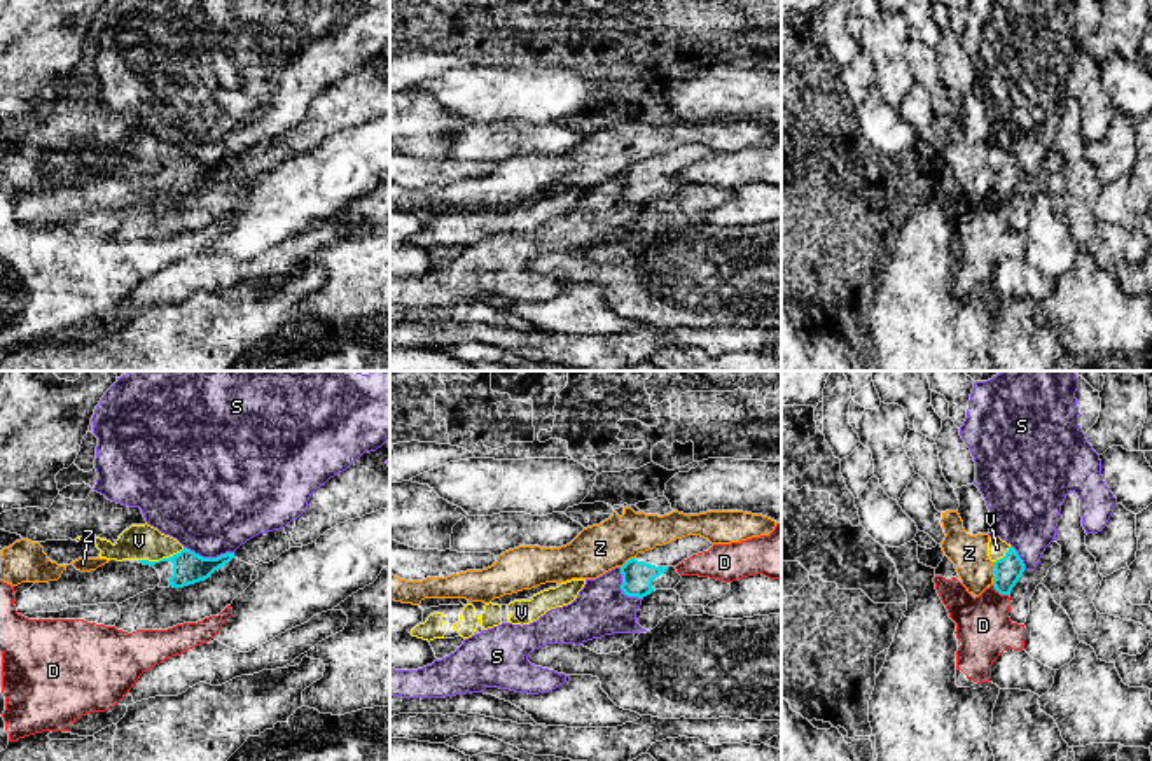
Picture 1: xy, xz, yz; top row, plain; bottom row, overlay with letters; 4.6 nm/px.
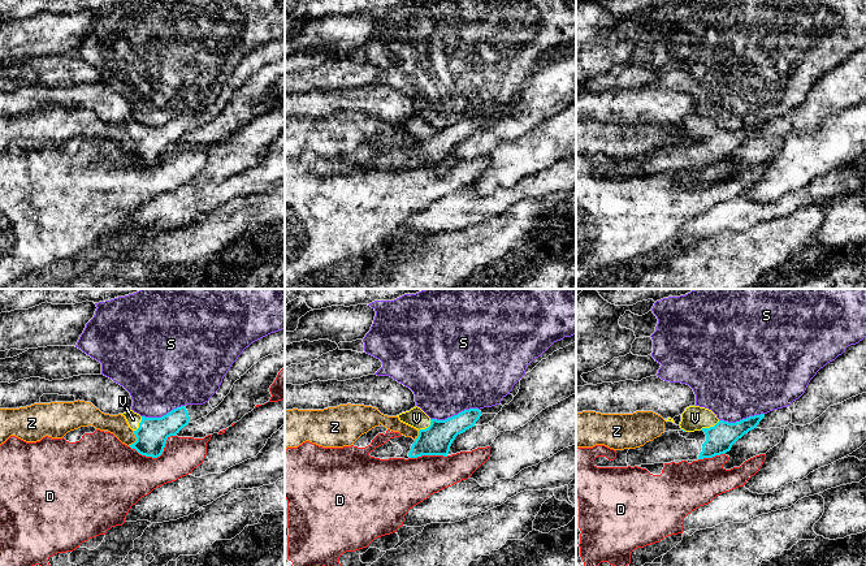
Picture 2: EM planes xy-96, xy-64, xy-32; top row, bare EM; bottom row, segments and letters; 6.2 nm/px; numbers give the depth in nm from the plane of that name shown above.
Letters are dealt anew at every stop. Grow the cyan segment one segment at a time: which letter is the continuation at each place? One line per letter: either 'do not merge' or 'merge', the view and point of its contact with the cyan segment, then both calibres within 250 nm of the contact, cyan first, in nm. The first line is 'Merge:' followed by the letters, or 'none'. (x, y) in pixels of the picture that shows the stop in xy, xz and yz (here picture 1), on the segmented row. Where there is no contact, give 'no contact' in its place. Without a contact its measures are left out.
Merge: V
D: do not merge | yz (1000, 593) | 130/260 nm
S: do not merge | xy (208, 558) | 140/460 nm
V: merge | xy (163, 558) | 140/160 nm
Z: do not merge | yz (995, 572) | 130/170 nm

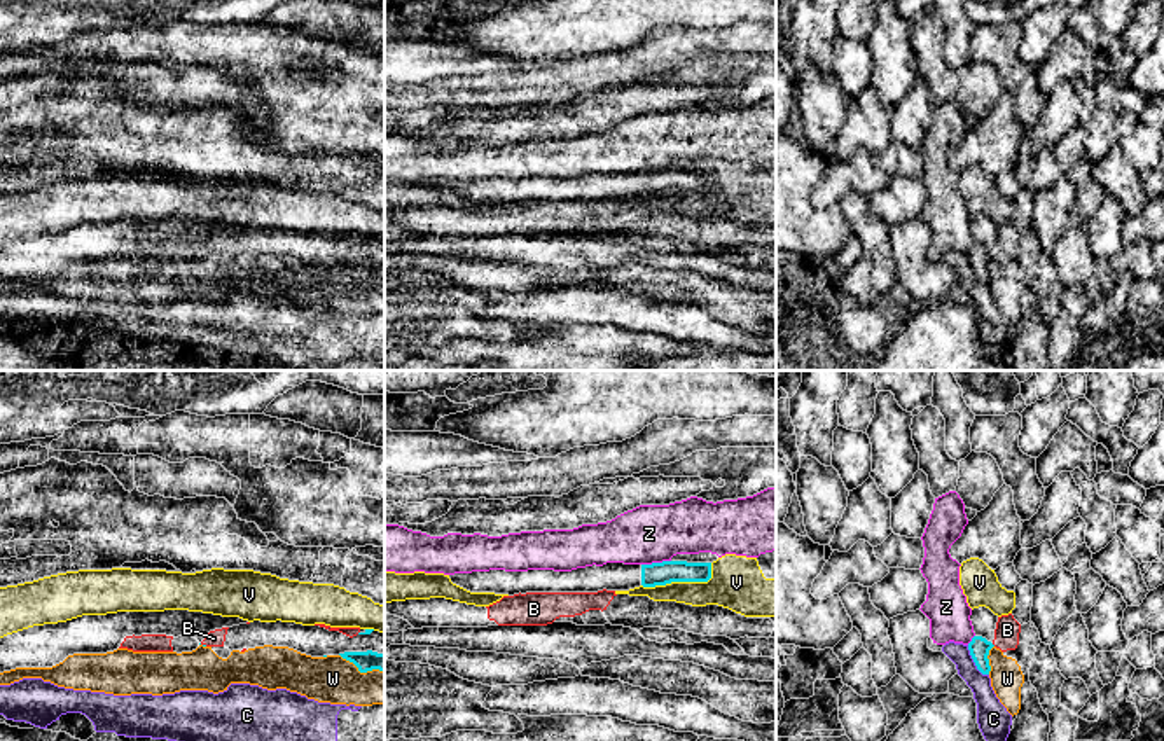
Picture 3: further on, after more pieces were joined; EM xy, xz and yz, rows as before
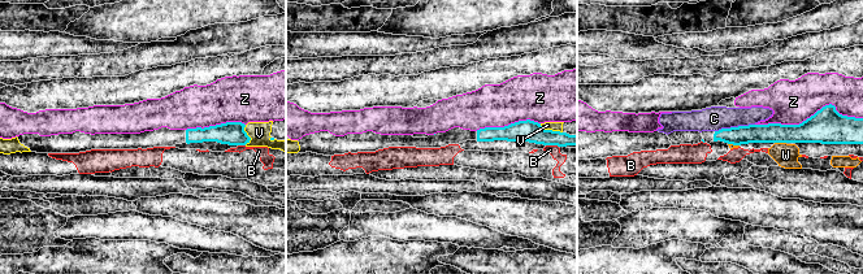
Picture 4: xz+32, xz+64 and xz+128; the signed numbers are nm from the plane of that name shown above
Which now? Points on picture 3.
Merge: none
B: do not merge | xy (203, 645) | 20/80 nm
C: do not merge | yz (974, 661) | 100/130 nm
V: do not merge | xz (682, 581) | 110/240 nm
W: do not merge | yz (988, 659) | 100/150 nm
Z: do not merge | xz (656, 563) | 110/280 nm

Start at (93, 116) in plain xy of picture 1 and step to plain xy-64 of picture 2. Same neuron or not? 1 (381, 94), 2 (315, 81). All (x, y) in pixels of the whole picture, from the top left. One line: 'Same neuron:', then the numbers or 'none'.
Same neuron: 1

